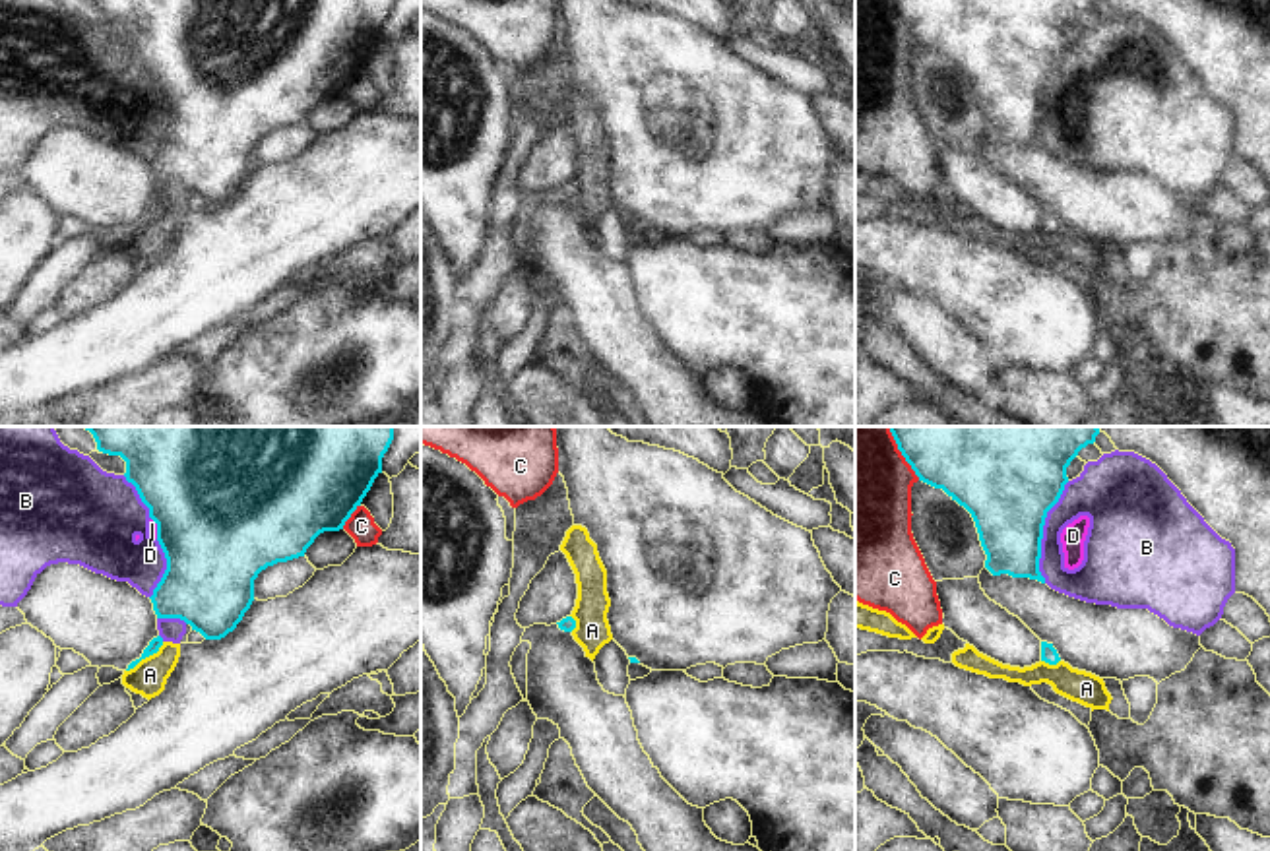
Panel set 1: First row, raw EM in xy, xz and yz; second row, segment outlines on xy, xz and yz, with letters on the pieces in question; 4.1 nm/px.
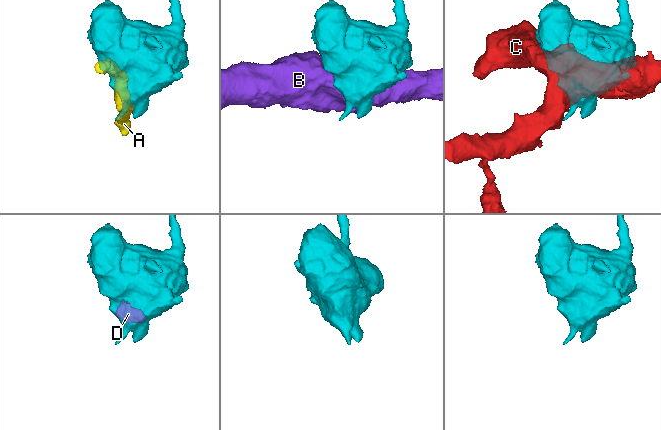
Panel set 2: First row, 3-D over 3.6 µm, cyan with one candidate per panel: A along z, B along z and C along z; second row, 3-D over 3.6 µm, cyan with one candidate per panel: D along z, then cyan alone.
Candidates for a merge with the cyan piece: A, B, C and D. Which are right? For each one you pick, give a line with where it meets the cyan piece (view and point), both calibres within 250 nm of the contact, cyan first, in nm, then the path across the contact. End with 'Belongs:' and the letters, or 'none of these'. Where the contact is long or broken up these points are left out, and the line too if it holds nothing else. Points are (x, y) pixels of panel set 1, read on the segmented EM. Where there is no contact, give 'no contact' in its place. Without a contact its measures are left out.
Belongs: none of these

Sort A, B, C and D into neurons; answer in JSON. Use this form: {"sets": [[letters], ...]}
{"sets": [["A"], ["B", "D"], ["C"]]}

